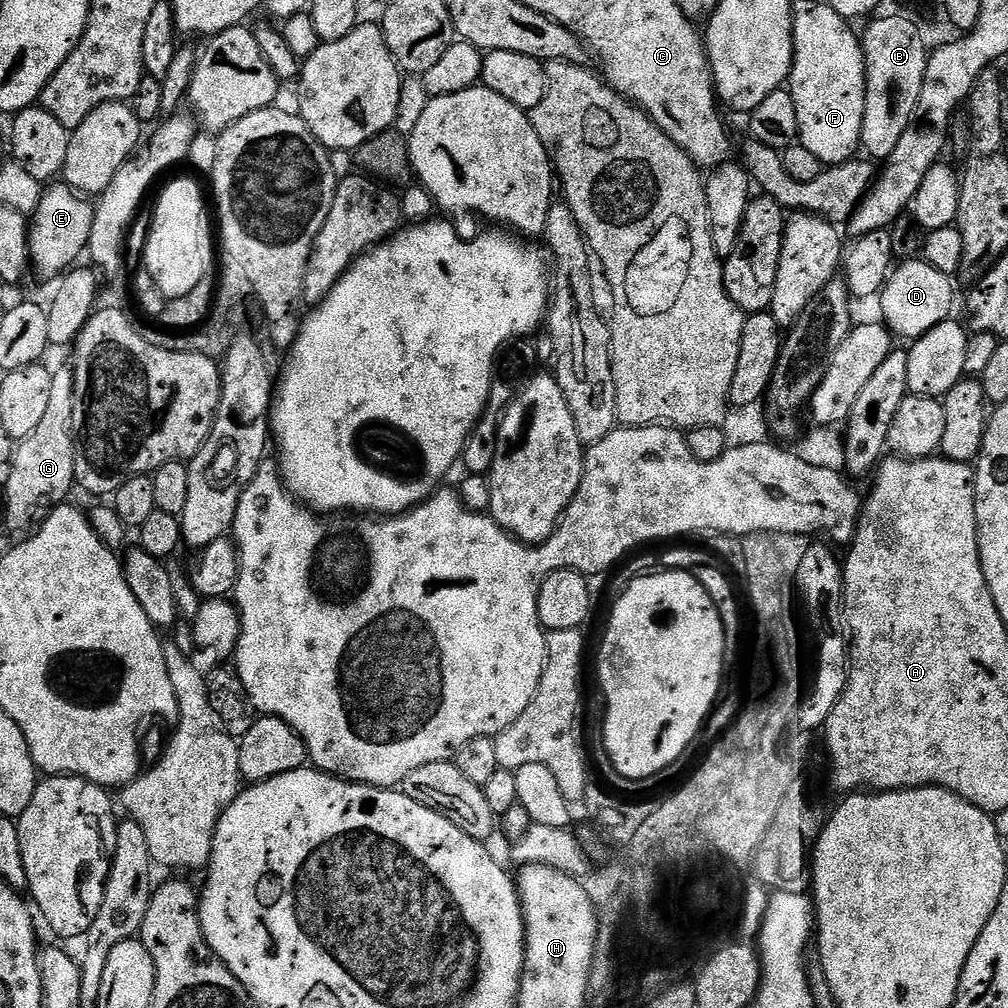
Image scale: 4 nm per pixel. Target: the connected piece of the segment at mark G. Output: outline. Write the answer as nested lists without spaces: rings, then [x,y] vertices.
[[[64,364],[53,371],[49,397],[49,408],[45,411],[41,425],[26,439],[19,441],[13,458],[10,462],[9,474],[6,480],[6,528],[10,532],[18,532],[26,529],[39,517],[40,508],[50,510],[69,499],[71,488],[75,487],[76,474],[76,446],[75,437],[72,434],[73,424],[73,370]]]

